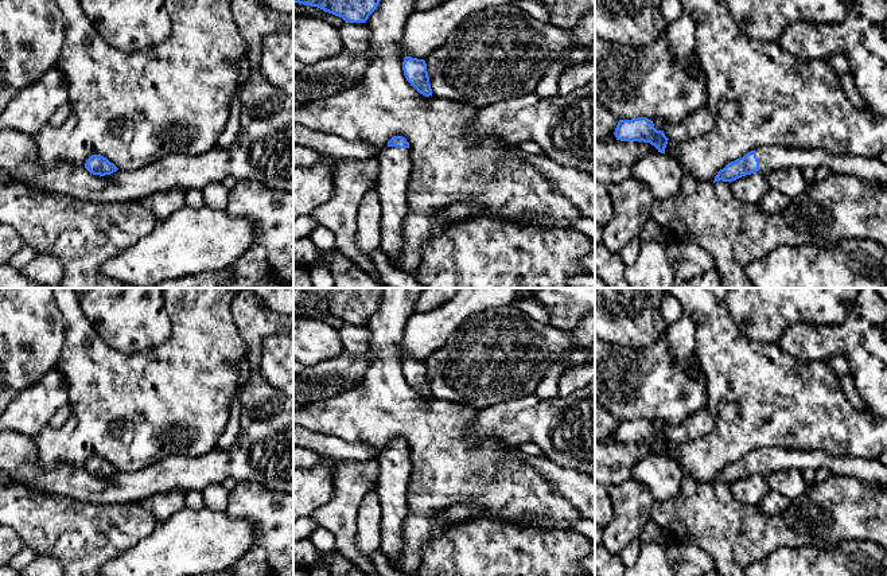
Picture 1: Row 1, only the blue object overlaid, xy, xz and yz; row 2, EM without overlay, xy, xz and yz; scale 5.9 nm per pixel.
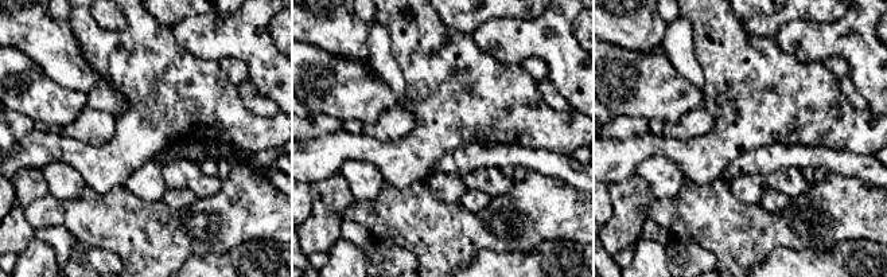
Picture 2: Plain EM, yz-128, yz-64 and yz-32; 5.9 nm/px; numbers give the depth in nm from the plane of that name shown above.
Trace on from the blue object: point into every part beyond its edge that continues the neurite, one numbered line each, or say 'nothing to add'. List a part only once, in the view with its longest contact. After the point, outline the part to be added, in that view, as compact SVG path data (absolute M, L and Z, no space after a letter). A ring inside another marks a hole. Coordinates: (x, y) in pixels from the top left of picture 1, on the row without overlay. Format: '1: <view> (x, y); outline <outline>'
1: xz (395, 466); outline M385 448L377 455L378 478L374 491L382 509L381 548L393 568L402 549L402 525L408 514L406 495L411 476L408 449Z

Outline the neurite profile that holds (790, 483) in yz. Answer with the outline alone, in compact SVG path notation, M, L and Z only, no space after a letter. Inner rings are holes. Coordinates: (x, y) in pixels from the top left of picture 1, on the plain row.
M797 468L774 471L766 476L766 480L770 490L787 497L790 502L802 497L809 489L801 471Z

